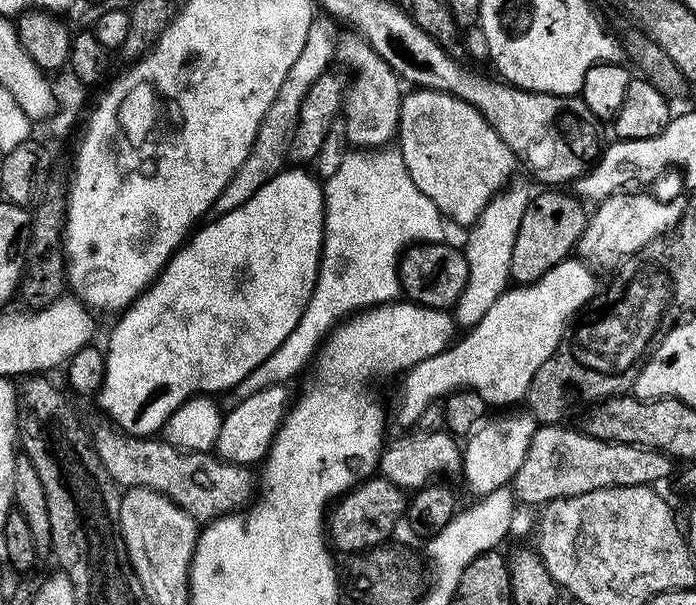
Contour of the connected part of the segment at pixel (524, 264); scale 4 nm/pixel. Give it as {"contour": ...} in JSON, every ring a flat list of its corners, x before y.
{"contour":[[540,190,531,197,526,212,518,227,518,236,514,241,513,258,510,259,510,276,517,285,532,284,546,270,558,266,569,259,577,247,580,235,584,230,586,211,575,199,567,200,560,190]]}

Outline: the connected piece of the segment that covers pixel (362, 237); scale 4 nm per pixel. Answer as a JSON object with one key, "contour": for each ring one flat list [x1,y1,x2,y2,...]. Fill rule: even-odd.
{"contour":[[385,146,378,147,375,150,349,151,347,155,343,157,341,165,338,166,338,170,335,171,334,176,325,179,322,187,324,190,324,249,320,251,320,269,318,270,318,278,314,286,314,294,310,294,310,302,306,306,306,310,302,314,298,326,294,326,294,330,290,330,286,342,282,342,282,346,278,346,278,350,274,350,274,354,270,354,270,358,266,358,256,367,254,380,257,380,255,383,260,386,284,384,288,382,291,376,298,375,307,364,309,367,309,365,313,363,318,349,325,343,326,337,331,333,332,329,345,318,351,317,355,313,363,312,366,308,374,308,377,304,393,303,402,292,400,286,399,262,405,249,417,244,434,244,445,239,444,227,446,227,446,221,444,217,441,216,438,206,434,206,434,202,430,202,430,198,426,198,426,194,422,194,422,190,418,190,418,186,414,186,414,182,410,178,410,174,404,165,404,159,401,158,399,151,397,151,395,147]]}

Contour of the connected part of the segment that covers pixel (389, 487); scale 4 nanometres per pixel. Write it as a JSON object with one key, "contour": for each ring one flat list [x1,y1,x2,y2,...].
{"contour":[[369,478,357,483,354,490,345,491,331,505,326,520,326,536,337,553,366,552,381,547,387,541,384,539,395,530,399,520,401,523,405,512,406,496,398,485,383,478]]}

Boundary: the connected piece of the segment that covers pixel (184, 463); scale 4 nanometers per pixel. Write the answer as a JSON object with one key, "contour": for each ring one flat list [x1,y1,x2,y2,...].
{"contour":[[103,423,98,425,96,429,91,429,90,439,92,447,95,448,102,466,108,471,112,481,121,489,153,488,154,491,160,492,163,496,170,497,179,508,186,510,198,522,219,520,221,516,226,516,243,509,253,499,253,469,251,467,242,464,228,464,211,451,185,451,182,448,169,444,164,438,130,436,127,432,120,431,119,428,113,426,111,423]]}

